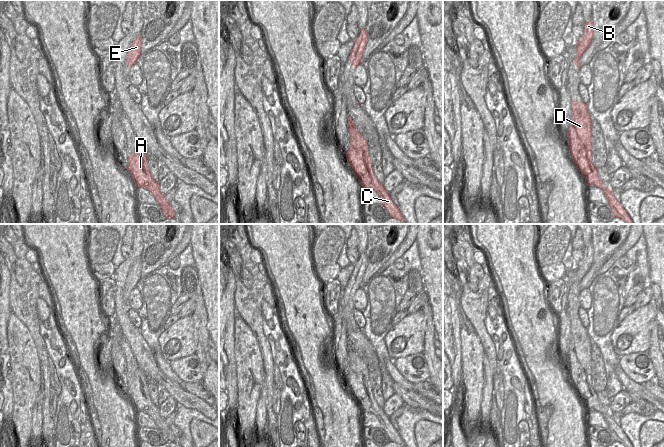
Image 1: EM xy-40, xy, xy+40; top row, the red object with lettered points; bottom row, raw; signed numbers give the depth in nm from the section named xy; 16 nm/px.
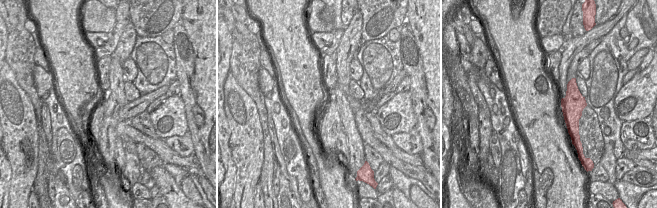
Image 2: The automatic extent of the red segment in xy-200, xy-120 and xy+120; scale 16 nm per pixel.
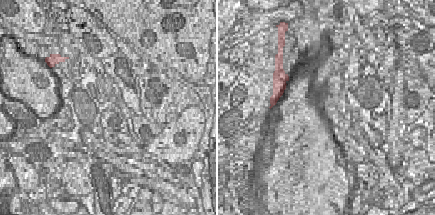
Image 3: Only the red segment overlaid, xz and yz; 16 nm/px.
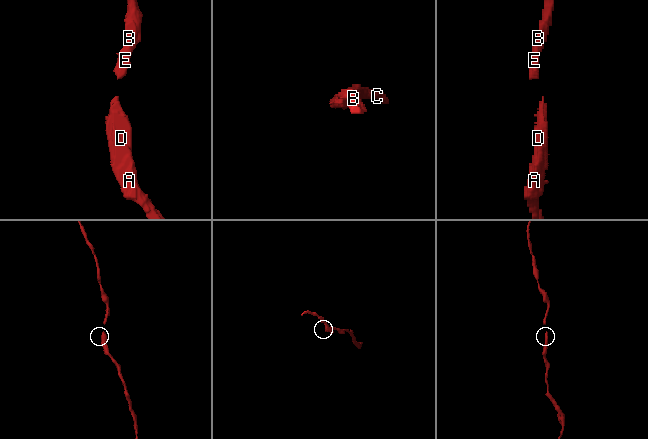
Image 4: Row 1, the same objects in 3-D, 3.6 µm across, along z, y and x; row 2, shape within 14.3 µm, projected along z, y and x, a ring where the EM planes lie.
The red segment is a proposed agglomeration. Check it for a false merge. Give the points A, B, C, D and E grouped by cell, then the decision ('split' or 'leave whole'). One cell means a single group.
groups A B C D E; leave whole

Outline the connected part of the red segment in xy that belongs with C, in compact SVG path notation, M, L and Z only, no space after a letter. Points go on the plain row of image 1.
M349 340L347 345L349 357L348 375L345 376L346 384L352 395L359 404L362 411L374 414L386 432L390 442L405 446L399 432L393 427L390 418L385 414L383 408L379 407L374 399L372 387L368 377L368 368L365 361L357 354L354 345Z

